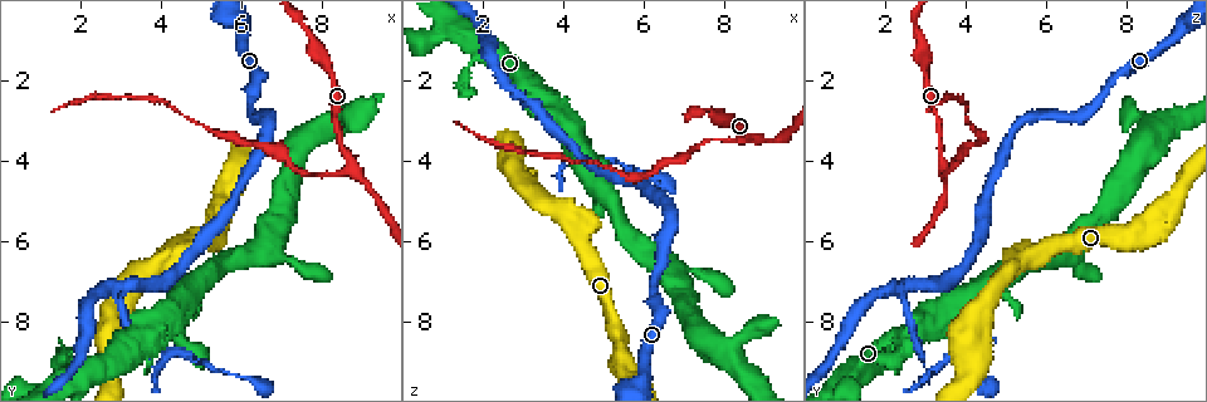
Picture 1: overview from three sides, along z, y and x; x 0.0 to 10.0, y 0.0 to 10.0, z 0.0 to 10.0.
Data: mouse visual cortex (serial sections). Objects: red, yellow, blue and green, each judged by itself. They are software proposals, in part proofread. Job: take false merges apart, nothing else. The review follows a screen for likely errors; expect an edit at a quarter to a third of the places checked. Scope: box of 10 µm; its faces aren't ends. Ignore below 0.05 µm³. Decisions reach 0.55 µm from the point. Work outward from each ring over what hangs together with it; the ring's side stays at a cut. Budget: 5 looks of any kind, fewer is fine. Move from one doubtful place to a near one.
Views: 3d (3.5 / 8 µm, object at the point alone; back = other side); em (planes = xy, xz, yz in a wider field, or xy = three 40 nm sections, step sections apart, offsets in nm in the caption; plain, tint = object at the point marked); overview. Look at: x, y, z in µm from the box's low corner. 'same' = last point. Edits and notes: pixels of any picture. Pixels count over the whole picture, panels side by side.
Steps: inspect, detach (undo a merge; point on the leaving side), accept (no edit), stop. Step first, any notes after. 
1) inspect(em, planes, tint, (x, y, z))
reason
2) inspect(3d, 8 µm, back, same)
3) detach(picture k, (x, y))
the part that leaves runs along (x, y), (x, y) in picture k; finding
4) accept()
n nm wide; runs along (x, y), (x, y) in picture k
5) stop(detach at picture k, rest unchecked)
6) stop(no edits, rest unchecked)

inspect(3d, 3.5 µm, (8.70, 4.25, 3.45))
three arms meet

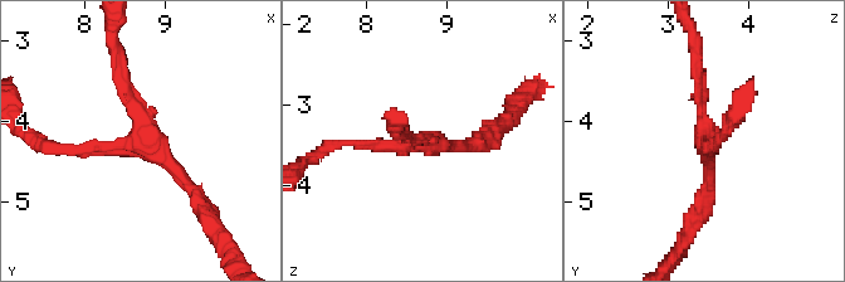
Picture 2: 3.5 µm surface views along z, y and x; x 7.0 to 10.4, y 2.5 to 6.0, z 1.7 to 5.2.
inspect(em, xy, step 5, tint, (8.75, 4.20, 3.50))

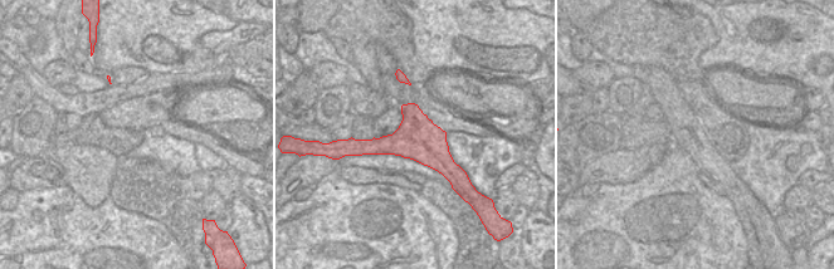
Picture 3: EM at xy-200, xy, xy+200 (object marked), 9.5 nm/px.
accept()
420 nm wide; runs along (115, 59), (141, 136), (60, 149) in picture 2; one cell here

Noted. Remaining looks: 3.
inspect(3d, 3.5 µm, back, (3.25, 7.20, 2.55))
abrupt turn

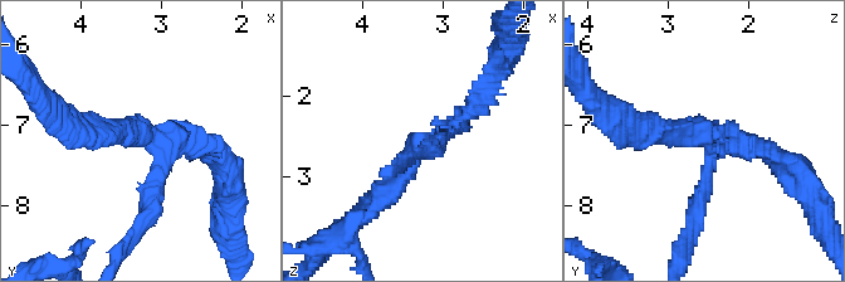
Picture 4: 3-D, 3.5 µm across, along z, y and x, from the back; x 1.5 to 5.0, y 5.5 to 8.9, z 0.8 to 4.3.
inspect(em, planes, tint, (3.20, 7.20, 2.55))
3 arms; arms of 200, 250, 250 nm; shape alone is not enough

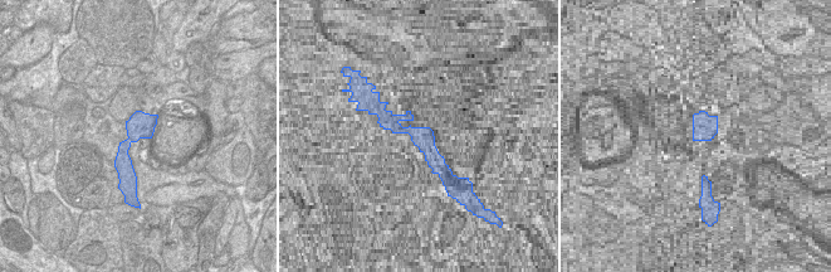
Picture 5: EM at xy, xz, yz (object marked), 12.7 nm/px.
accept()
runs along (376, 202), (488, 88) in picture 4; one cell here

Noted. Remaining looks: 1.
stop(no edits, rest unchecked)

